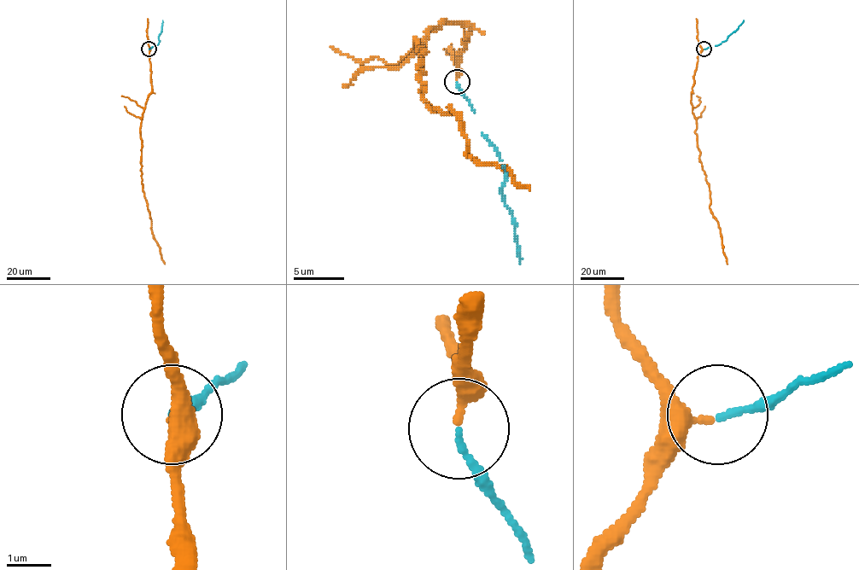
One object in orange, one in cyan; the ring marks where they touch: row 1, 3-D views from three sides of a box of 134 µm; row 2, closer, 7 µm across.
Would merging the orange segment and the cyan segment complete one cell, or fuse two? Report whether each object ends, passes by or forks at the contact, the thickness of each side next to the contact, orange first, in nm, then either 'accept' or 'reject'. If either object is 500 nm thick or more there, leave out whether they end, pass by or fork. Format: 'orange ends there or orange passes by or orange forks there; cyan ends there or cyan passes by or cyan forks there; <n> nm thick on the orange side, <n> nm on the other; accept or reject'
orange passes by; cyan ends there; 280 nm thick on the orange side, 130 nm on the other; accept

